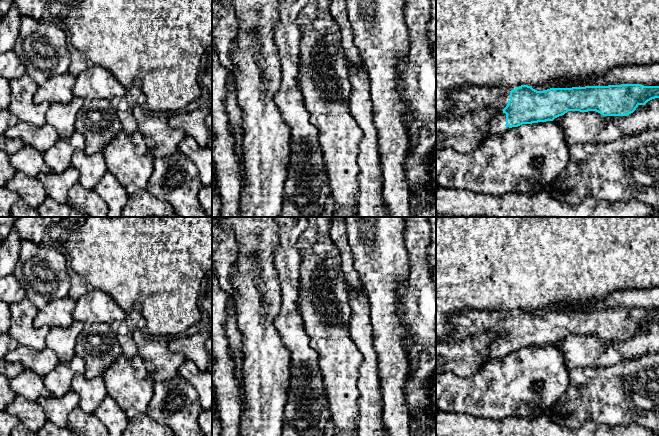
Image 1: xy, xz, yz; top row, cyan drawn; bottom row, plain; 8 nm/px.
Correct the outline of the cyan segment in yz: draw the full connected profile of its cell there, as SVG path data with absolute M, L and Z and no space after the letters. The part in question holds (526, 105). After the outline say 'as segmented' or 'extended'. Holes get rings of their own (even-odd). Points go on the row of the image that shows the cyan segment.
M621 84L608 86L585 86L572 88L550 88L537 91L532 86L521 85L510 91L510 99L503 112L495 116L489 125L489 135L499 135L512 127L522 124L553 121L568 111L596 111L603 116L627 116L639 105L659 98L659 86Z; extended

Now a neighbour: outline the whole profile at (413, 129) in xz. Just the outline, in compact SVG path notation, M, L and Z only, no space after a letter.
M414 121L408 127L410 145L415 145L418 141L418 132L422 127L421 121Z

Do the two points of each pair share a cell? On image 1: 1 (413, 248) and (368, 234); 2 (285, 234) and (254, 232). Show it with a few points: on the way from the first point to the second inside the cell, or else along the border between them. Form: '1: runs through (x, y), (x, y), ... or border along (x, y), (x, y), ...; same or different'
1: border along (404, 227), (404, 246), (407, 253), (408, 269); different
2: border along (278, 227), (278, 246), (273, 256); different

